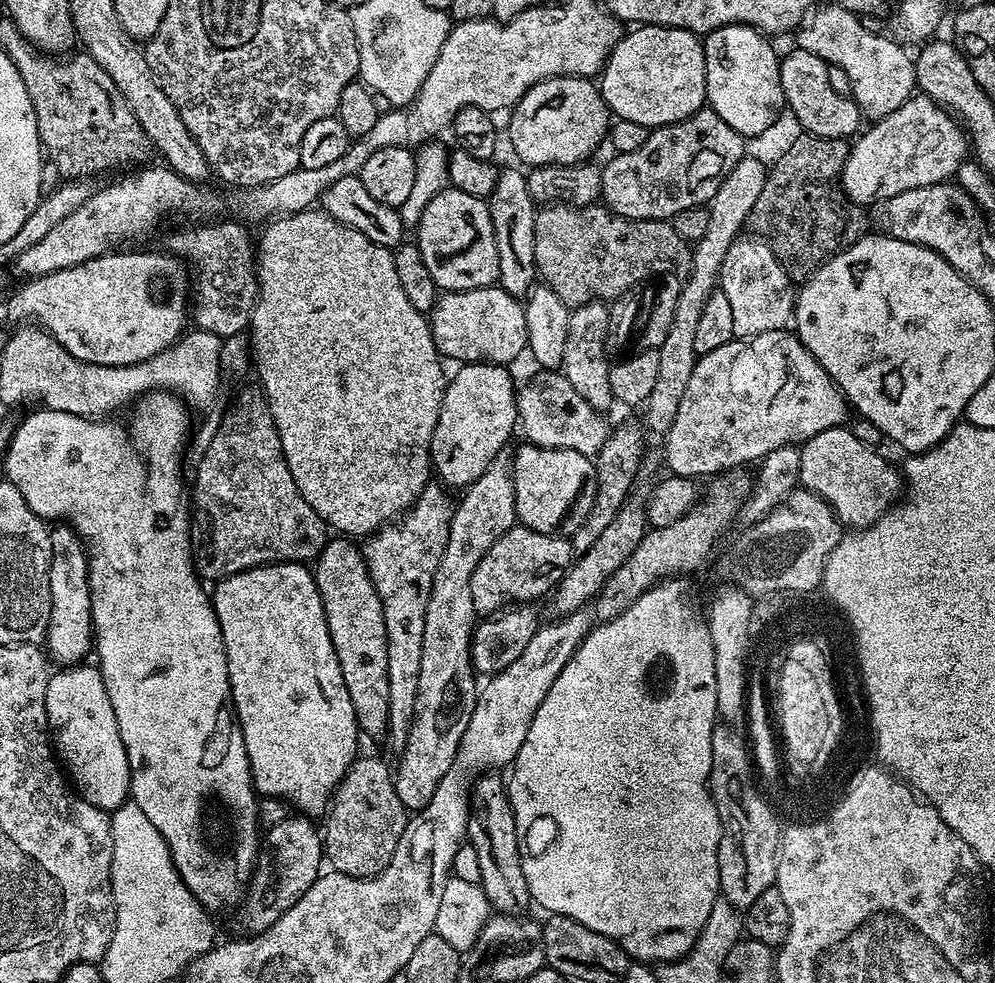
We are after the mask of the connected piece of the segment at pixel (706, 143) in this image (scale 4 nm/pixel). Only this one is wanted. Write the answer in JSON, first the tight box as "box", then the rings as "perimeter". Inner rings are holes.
{"box":[600,107,745,221],"perimeter":[[[702,107],[690,118],[651,129],[646,142],[642,142],[638,150],[630,150],[630,154],[615,153],[611,157],[613,160],[600,169],[600,200],[610,211],[631,220],[671,221],[682,210],[707,205],[714,198],[725,172],[734,170],[734,166],[745,156],[744,144],[745,137],[740,136],[738,130],[726,126],[726,122],[722,122],[712,108]]]}

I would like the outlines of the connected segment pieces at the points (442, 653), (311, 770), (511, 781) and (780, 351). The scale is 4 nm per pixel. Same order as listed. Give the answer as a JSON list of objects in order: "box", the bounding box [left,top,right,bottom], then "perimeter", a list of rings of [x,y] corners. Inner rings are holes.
[{"box":[394,459,518,814],"perimeter":[[[507,459],[494,461],[486,474],[482,474],[482,478],[463,489],[461,496],[464,497],[458,500],[452,510],[450,538],[446,538],[446,550],[442,550],[442,562],[438,562],[438,570],[434,574],[430,590],[430,602],[426,606],[426,630],[422,633],[422,670],[418,670],[418,698],[414,698],[414,718],[410,722],[406,746],[398,756],[400,765],[395,765],[394,768],[398,798],[402,798],[402,806],[412,814],[425,808],[430,798],[434,798],[438,782],[442,782],[442,778],[456,763],[462,734],[466,734],[466,726],[470,726],[470,714],[474,714],[478,683],[476,684],[477,677],[472,667],[472,634],[478,617],[474,610],[474,598],[470,598],[470,578],[474,578],[474,569],[478,567],[478,562],[482,562],[486,550],[490,550],[490,546],[494,546],[494,542],[502,538],[502,534],[518,524],[514,506],[512,465]]]},{"box":[210,564,358,818],"perimeter":[[[262,564],[258,568],[247,568],[245,572],[227,576],[225,580],[219,581],[211,589],[210,595],[222,630],[228,663],[228,681],[232,691],[232,706],[236,719],[240,722],[242,738],[252,771],[252,784],[261,797],[279,797],[291,805],[297,813],[309,818],[320,818],[327,813],[332,793],[339,786],[340,779],[348,773],[348,768],[352,765],[353,760],[357,759],[358,729],[354,702],[350,702],[350,694],[346,694],[346,682],[342,682],[342,666],[338,666],[338,654],[334,654],[334,642],[330,642],[330,630],[326,626],[326,614],[322,606],[322,598],[318,594],[316,577],[309,569],[308,572],[306,569],[304,564]]]},{"box":[506,578,721,964],"perimeter":[[[669,578],[660,581],[660,583],[655,584],[652,588],[647,588],[629,608],[622,610],[622,614],[618,614],[613,620],[605,620],[589,628],[588,635],[576,647],[576,652],[570,658],[570,662],[566,662],[566,666],[562,666],[562,674],[558,674],[558,678],[554,678],[554,686],[550,686],[546,698],[542,698],[542,706],[538,706],[538,714],[534,714],[534,722],[530,722],[530,731],[526,734],[526,742],[522,742],[522,750],[518,750],[515,760],[510,765],[512,777],[507,777],[506,780],[508,800],[512,803],[512,813],[516,819],[516,829],[518,830],[518,846],[520,847],[520,857],[522,858],[522,874],[526,874],[526,886],[530,886],[530,894],[532,895],[533,901],[537,905],[540,903],[545,908],[545,913],[553,916],[569,916],[570,918],[574,918],[574,922],[582,922],[582,926],[590,926],[590,930],[598,930],[598,934],[606,934],[606,938],[618,942],[618,946],[622,946],[622,950],[633,961],[652,960],[651,962],[655,962],[656,964],[664,964],[668,960],[677,960],[685,956],[694,946],[694,942],[698,942],[698,934],[702,934],[702,926],[706,926],[706,918],[710,914],[711,908],[714,907],[714,902],[721,899],[720,871],[718,870],[720,819],[718,818],[718,810],[712,801],[712,794],[708,791],[708,775],[710,774],[710,762],[712,761],[712,732],[716,729],[718,723],[718,713],[716,710],[718,692],[716,690],[716,671],[714,670],[714,642],[708,629],[707,619],[702,615],[702,612],[699,612],[692,605],[692,592],[688,589],[688,584],[684,580],[687,579]],[[660,663],[664,663],[668,667],[669,684],[665,686],[664,692],[655,692],[654,689],[648,688],[648,671],[655,664]]]},{"box":[662,330,850,478],"perimeter":[[[766,330],[766,334],[734,338],[726,342],[726,346],[718,346],[718,350],[710,350],[710,354],[697,359],[694,374],[690,374],[690,382],[686,382],[686,394],[682,394],[682,402],[678,402],[674,426],[670,426],[664,438],[662,453],[671,475],[710,478],[738,464],[755,465],[774,450],[799,446],[814,438],[814,434],[847,425],[849,420],[850,405],[840,387],[822,370],[810,350],[802,346],[795,331]]]}]

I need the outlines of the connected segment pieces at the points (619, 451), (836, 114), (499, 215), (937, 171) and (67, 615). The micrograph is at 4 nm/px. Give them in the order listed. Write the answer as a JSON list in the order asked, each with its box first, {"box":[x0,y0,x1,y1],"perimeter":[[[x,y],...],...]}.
[{"box":[571,428,642,557],"perimeter":[[[620,428],[611,433],[608,441],[602,446],[602,450],[596,453],[594,463],[596,465],[596,497],[590,506],[590,512],[581,522],[580,527],[571,533],[572,551],[577,557],[586,554],[591,544],[602,535],[602,530],[614,522],[614,514],[623,506],[625,500],[629,499],[630,493],[640,474],[642,463],[642,436],[639,431],[632,428]]]},{"box":[780,47,862,140],"perimeter":[[[793,47],[792,52],[783,53],[780,56],[780,81],[782,82],[782,94],[787,111],[792,111],[792,116],[801,124],[803,131],[810,136],[821,136],[831,140],[848,140],[855,137],[861,131],[862,113],[851,95],[843,96],[838,90],[833,90],[828,77],[828,65],[818,54],[810,54],[810,50],[802,50]]]},{"box":[486,168,538,297],"perimeter":[[[508,168],[505,172],[503,169],[486,203],[494,222],[494,242],[498,246],[499,287],[505,288],[511,296],[527,297],[538,280],[534,262],[534,218],[538,208],[530,198],[527,175],[516,168]]]},{"box":[840,94,970,206],"perimeter":[[[923,94],[912,95],[905,104],[898,106],[898,110],[894,110],[894,114],[886,114],[868,127],[851,141],[846,166],[840,175],[843,195],[851,203],[861,206],[871,206],[879,200],[894,198],[894,194],[902,194],[905,190],[918,190],[918,186],[934,186],[951,181],[952,175],[963,166],[964,155],[967,157],[970,152],[966,132],[956,116]]]},{"box":[46,522,94,666],"perimeter":[[[56,522],[48,529],[50,538],[50,622],[46,637],[47,655],[56,666],[75,666],[93,651],[94,629],[90,586],[88,585],[88,553],[76,531],[63,522]]]}]

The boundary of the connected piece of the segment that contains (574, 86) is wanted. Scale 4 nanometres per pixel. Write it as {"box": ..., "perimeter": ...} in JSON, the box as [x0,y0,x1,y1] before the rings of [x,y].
{"box":[508,76,610,166],"perimeter":[[[552,76],[549,80],[538,82],[530,90],[526,90],[526,94],[517,104],[511,109],[512,117],[508,120],[508,140],[512,143],[512,148],[516,151],[516,156],[520,160],[525,160],[528,166],[538,164],[578,164],[589,159],[588,156],[601,143],[605,143],[608,130],[610,127],[610,113],[608,111],[608,103],[600,96],[600,89],[591,79],[582,76]]]}

